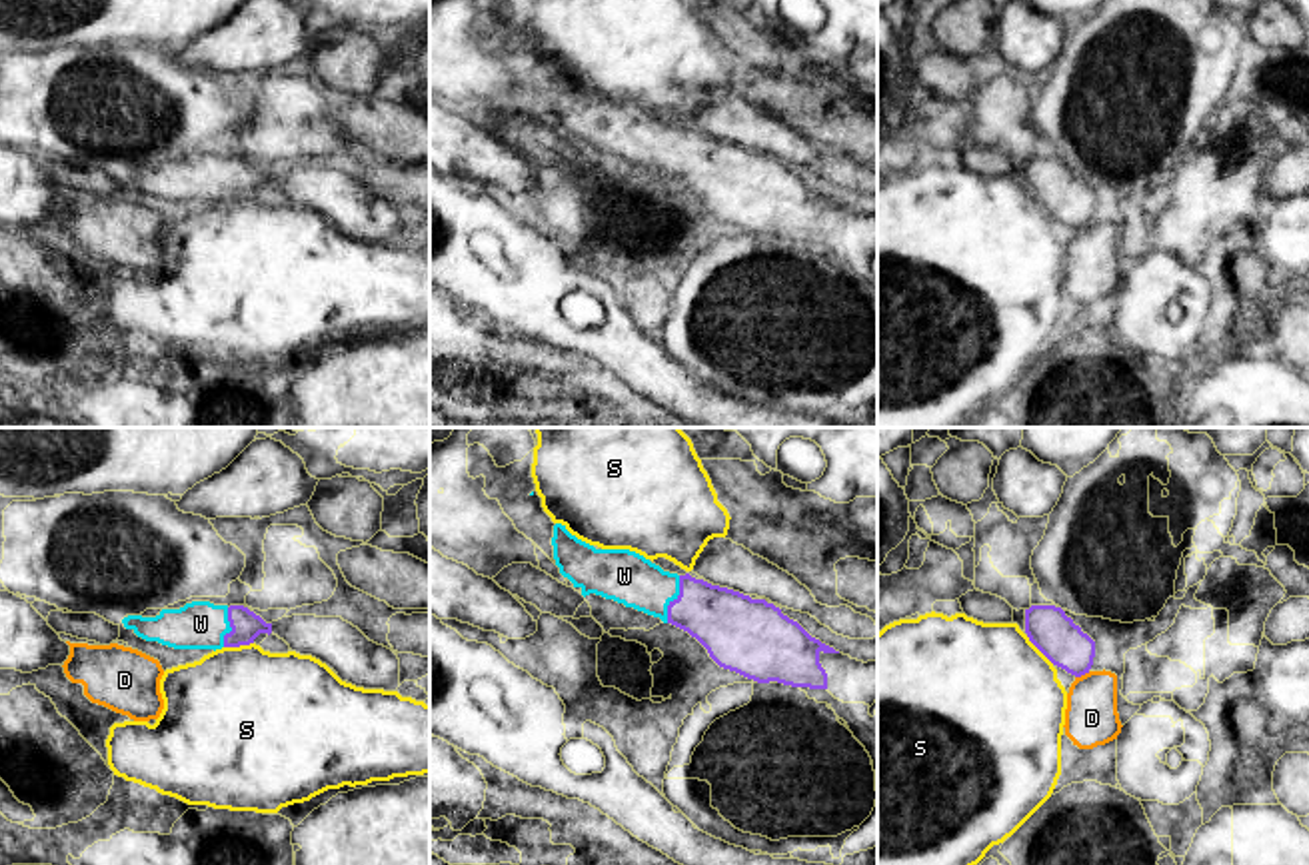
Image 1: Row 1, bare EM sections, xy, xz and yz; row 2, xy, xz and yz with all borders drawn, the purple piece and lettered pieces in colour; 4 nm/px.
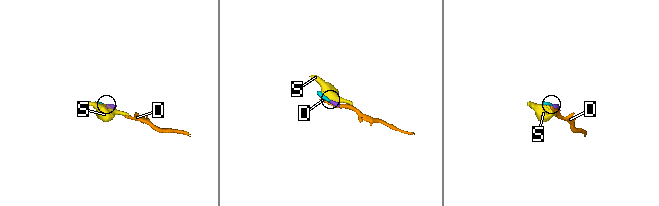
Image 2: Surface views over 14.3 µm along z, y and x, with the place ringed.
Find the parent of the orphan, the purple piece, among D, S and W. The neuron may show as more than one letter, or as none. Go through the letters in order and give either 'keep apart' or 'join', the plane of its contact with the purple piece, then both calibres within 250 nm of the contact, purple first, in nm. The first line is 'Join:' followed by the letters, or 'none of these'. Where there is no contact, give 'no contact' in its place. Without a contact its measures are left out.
Join: W
D: keep apart | yz | 180/220 nm
S: keep apart | xy | 120/500 nm
W: join | xz | 280/220 nm

